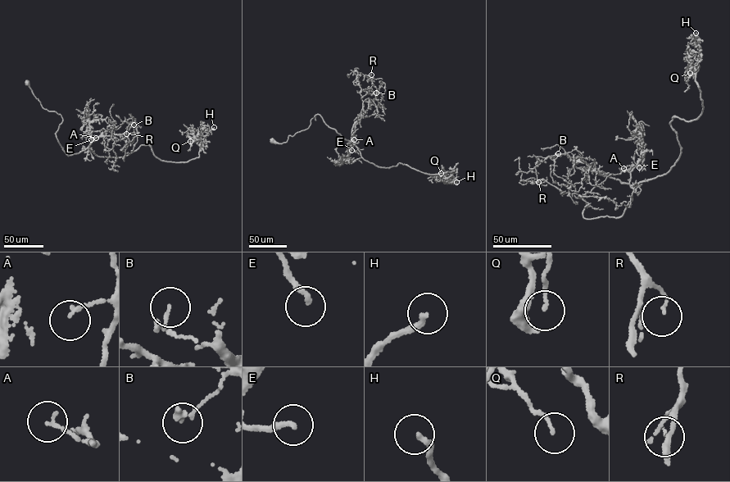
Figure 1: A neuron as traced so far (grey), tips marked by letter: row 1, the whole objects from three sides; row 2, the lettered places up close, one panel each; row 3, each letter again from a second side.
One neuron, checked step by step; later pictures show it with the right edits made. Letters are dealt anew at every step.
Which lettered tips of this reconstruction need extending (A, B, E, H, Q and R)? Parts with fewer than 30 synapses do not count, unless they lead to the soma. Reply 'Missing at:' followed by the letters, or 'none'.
Missing at: E

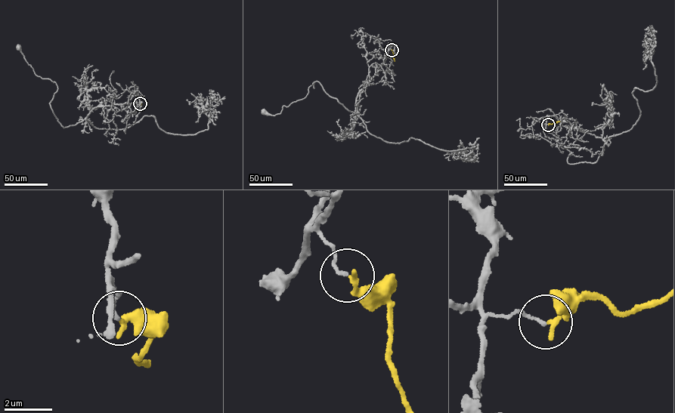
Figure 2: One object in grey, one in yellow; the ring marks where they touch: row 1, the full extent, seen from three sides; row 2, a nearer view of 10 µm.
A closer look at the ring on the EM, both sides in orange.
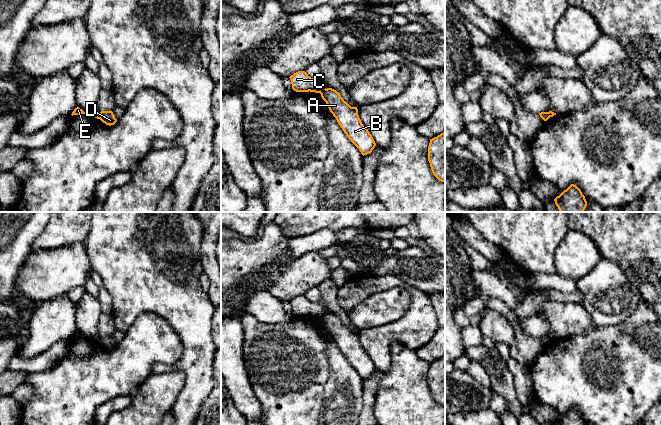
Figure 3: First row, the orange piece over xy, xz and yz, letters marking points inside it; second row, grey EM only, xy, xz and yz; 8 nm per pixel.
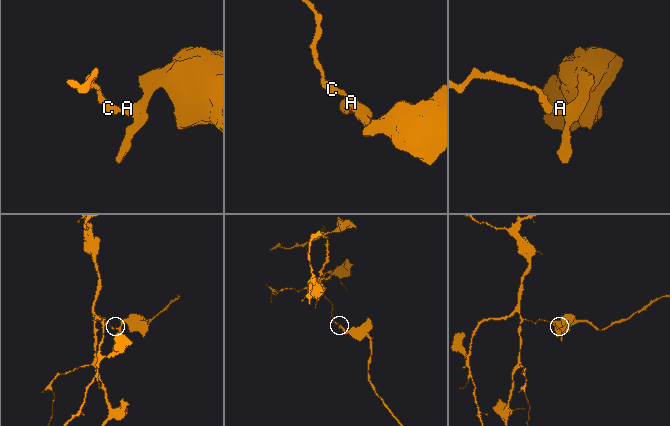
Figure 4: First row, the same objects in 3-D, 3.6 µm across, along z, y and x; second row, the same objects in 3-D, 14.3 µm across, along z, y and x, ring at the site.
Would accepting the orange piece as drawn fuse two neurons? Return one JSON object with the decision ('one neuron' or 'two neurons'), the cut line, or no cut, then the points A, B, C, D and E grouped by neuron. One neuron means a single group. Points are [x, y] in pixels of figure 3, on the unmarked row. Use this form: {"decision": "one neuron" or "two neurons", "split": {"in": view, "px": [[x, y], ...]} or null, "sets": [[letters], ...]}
{"decision": "two neurons", "split": {"in": "xy", "px": [[98, 336], [100, 342]]}, "sets": [["A", "B", "D"], ["C", "E"]]}

